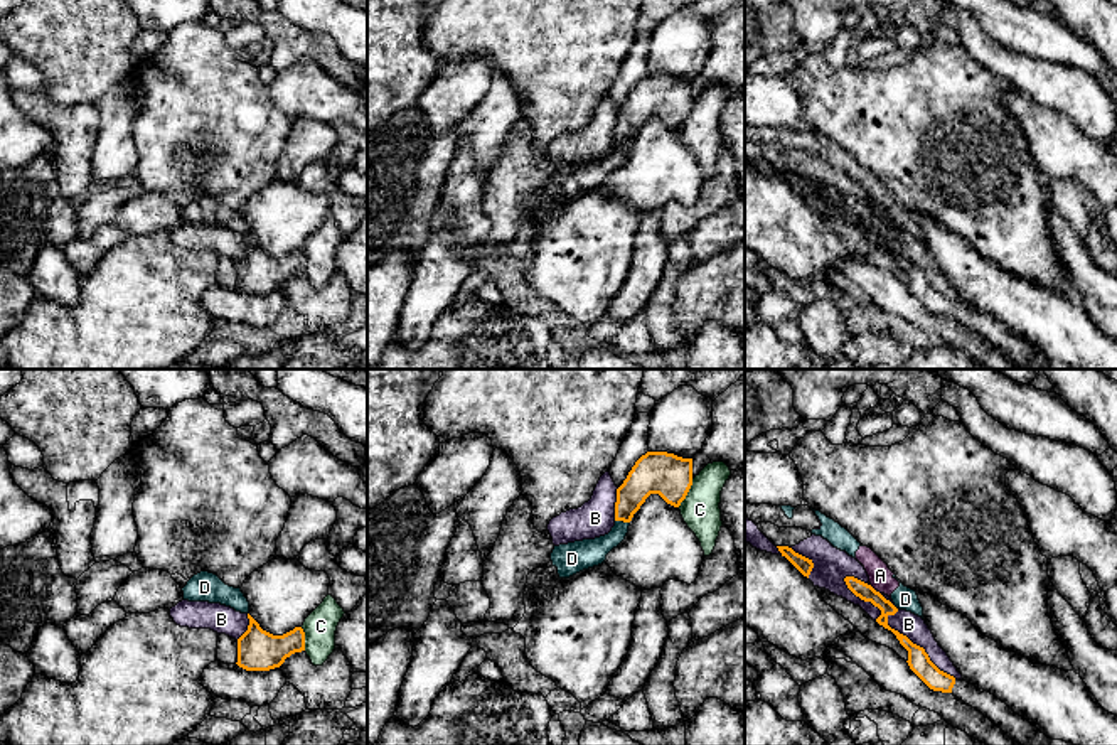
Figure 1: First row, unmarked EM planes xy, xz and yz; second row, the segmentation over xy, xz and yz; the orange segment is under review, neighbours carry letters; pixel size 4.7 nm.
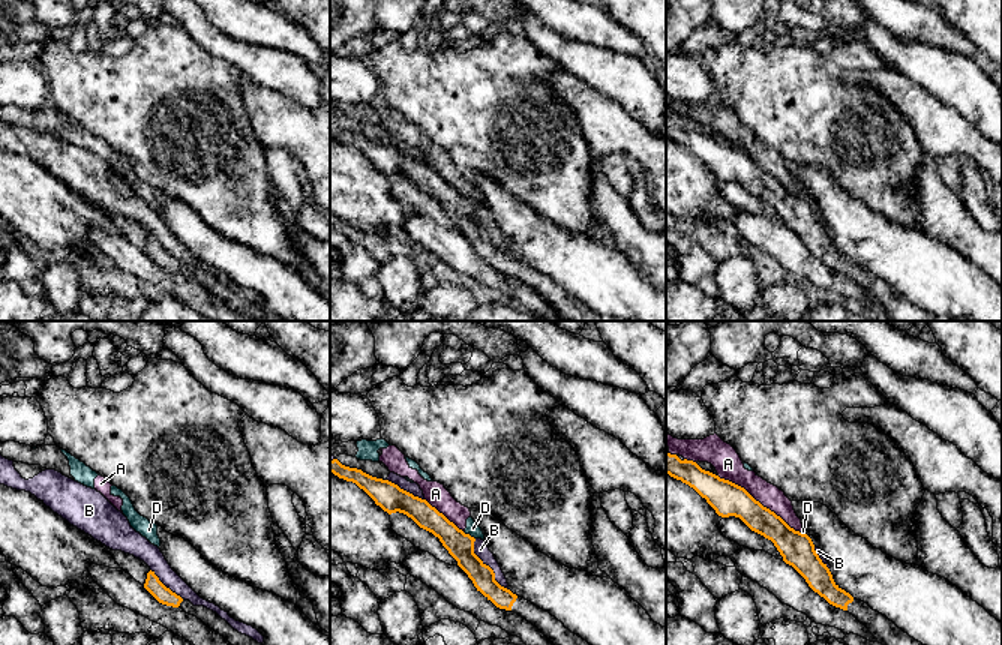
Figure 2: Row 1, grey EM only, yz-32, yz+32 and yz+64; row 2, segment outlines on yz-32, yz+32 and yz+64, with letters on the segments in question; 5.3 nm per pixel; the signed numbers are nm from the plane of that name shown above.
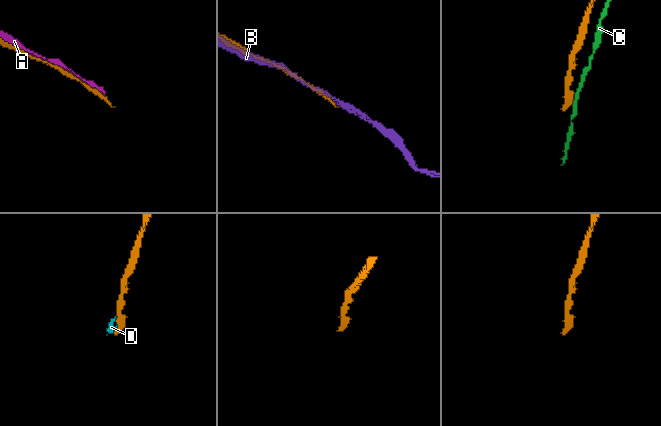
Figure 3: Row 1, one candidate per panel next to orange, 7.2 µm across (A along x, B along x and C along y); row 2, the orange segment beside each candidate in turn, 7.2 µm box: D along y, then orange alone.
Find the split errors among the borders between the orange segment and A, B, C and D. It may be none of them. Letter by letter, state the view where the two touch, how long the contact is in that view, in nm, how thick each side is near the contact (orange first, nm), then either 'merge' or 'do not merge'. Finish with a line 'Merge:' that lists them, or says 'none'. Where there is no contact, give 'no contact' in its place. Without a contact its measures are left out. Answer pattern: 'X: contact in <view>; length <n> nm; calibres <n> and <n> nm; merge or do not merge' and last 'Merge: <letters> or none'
A: contact in yz; length 40 nm; calibres 80 and 110 nm; do not merge
B: contact in yz; length 440 nm; calibres 110 and 120 nm; do not merge
C: contact in xz; length 150 nm; calibres 200 and 180 nm; do not merge
D: contact in xz; length 70 nm; calibres 180 and 140 nm; do not merge
Merge: none

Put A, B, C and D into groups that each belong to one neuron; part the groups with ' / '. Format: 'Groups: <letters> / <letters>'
Groups: A D / B / C

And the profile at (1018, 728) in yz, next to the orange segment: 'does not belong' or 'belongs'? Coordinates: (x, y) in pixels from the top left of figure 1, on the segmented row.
belongs

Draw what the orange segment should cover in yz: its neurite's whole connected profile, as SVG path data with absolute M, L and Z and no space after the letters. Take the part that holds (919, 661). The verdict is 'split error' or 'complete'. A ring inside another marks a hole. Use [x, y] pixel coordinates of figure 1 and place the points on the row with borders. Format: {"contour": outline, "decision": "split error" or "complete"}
{"contour": "M844 578L847 588L864 602L871 602L881 610L876 619L879 625L891 630L900 644L908 651L910 669L933 691L952 693L965 705L975 708L984 716L987 716L994 725L997 725L1011 740L1021 745L1073 745L1063 740L1051 740L1041 733L1033 723L1016 715L1006 703L997 699L994 694L972 686L964 679L955 679L954 676L940 671L928 657L923 647L913 644L906 635L888 625L888 617L895 615L898 608L886 600L871 585L854 578Z", "decision": "split error"}

